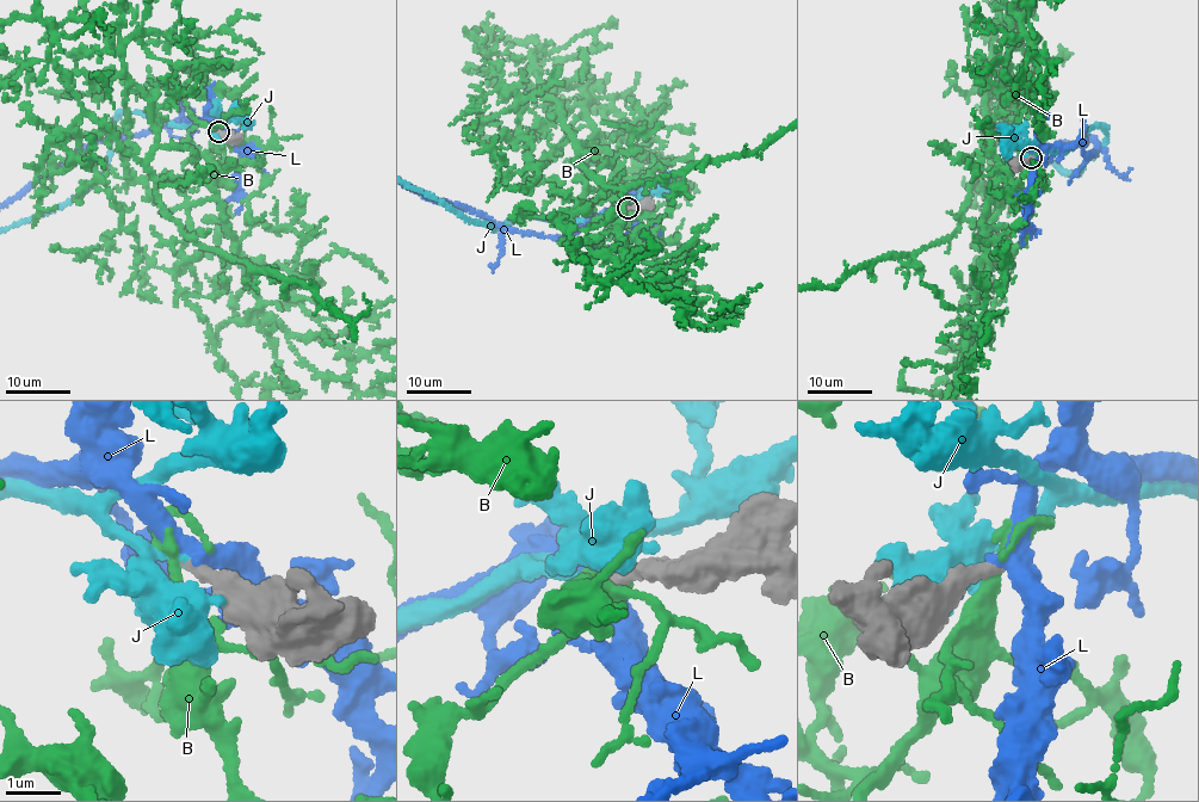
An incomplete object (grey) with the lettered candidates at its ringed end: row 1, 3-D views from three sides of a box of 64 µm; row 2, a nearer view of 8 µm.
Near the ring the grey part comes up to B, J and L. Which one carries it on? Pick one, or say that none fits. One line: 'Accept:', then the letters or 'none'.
Accept: J

